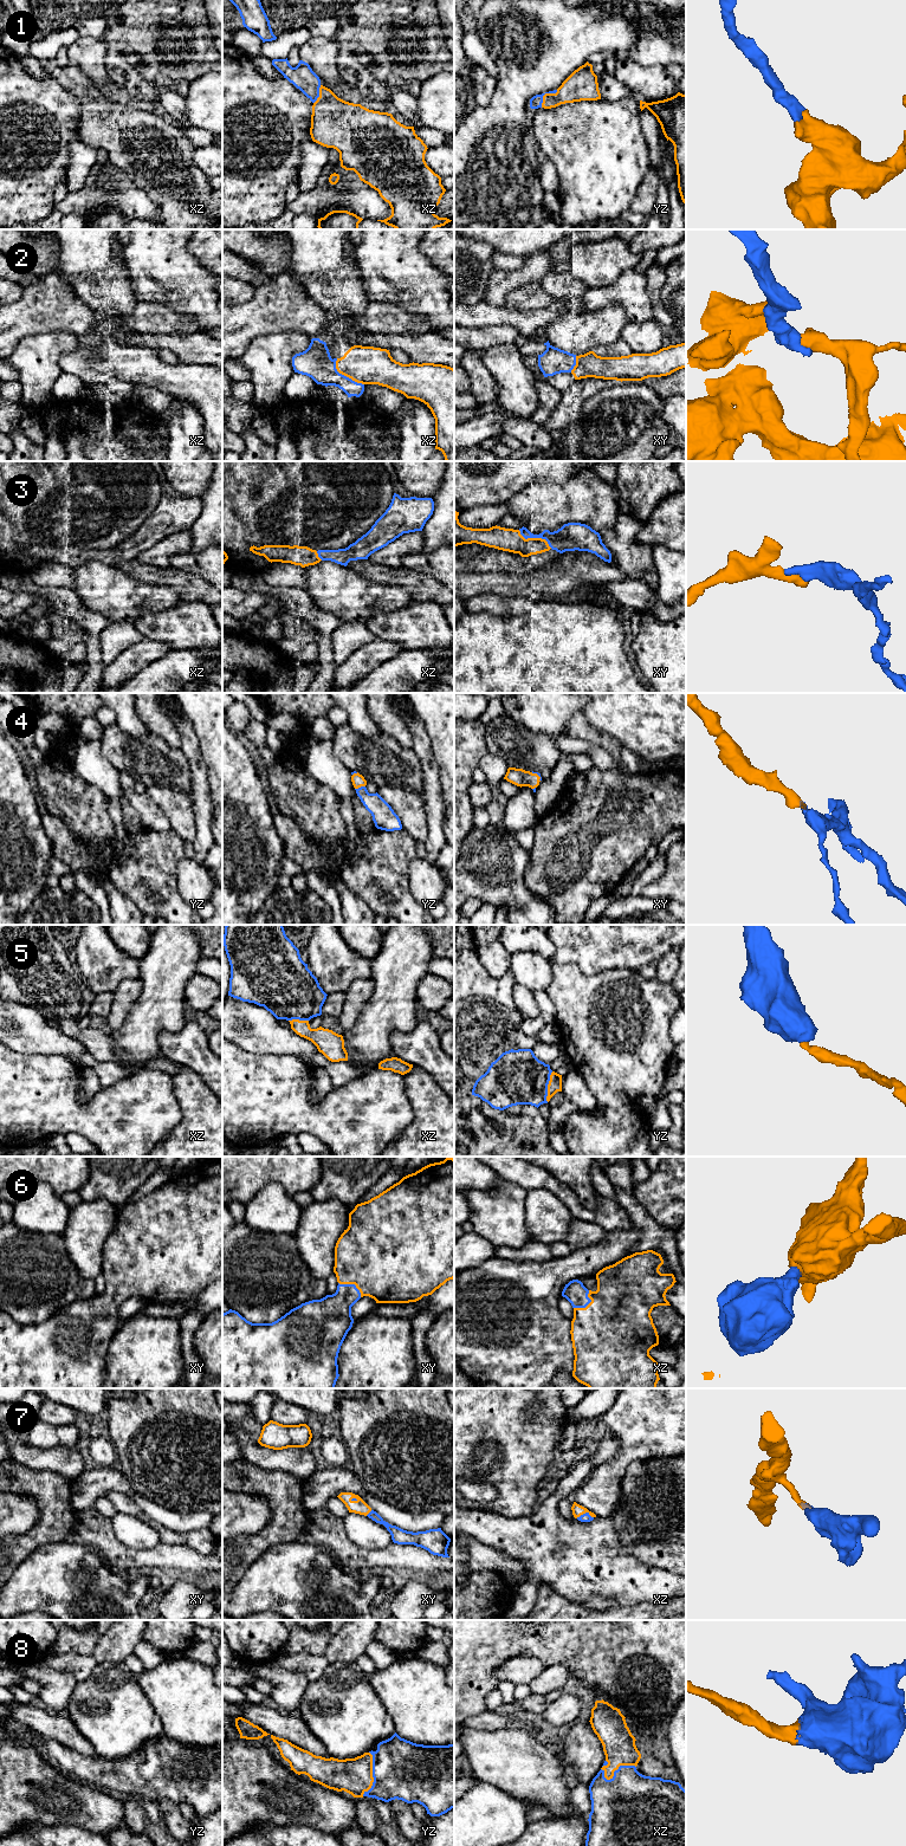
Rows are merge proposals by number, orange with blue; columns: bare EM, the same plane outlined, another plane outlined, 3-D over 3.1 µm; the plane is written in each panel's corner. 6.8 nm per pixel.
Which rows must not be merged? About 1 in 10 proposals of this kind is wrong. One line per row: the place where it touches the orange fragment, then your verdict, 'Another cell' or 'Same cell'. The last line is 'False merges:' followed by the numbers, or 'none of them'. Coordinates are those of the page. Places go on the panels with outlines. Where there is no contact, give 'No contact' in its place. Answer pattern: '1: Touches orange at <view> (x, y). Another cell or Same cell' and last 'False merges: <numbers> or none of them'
1: Touches orange at yz (544, 95). Same cell
2: Touches orange at xz (344, 375). Same cell
3: Touches orange at xy (535, 538). Same cell
4: Touches orange at yz (360, 787). Same cell
5: Touches orange at yz (548, 1087). Same cell
6: Touches orange at xy (353, 1283). Same cell
7: Touches orange at xz (584, 1513). Same cell
8: Touches orange at xz (615, 1769). Same cell
False merges: none of them

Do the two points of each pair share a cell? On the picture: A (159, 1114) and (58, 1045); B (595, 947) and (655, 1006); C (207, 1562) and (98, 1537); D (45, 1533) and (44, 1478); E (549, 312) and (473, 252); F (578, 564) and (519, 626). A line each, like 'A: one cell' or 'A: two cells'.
A: two cells
B: two cells
C: one cell
D: one cell
E: two cells
F: two cells

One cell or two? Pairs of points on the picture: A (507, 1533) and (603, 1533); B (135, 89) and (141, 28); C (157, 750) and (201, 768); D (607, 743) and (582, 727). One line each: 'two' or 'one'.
A: one
B: one
C: two
D: one

